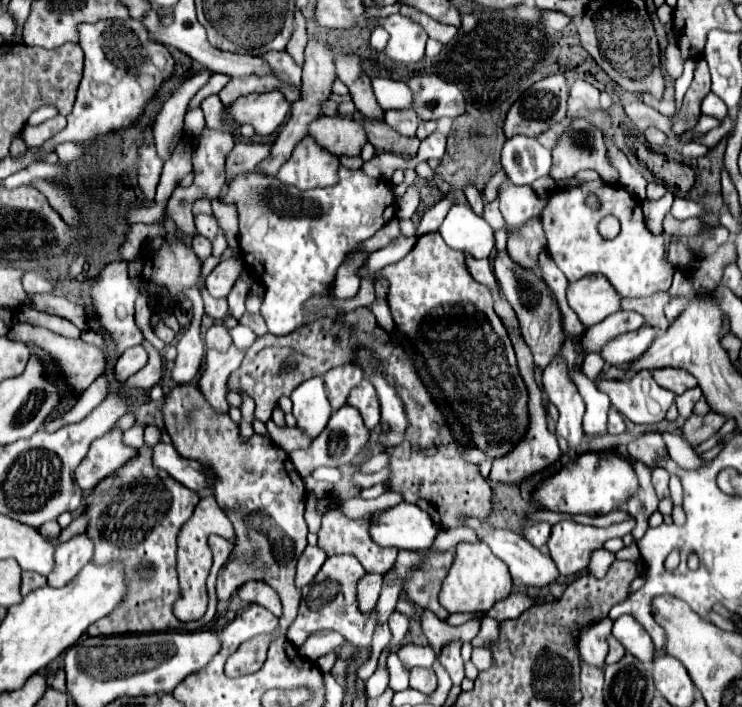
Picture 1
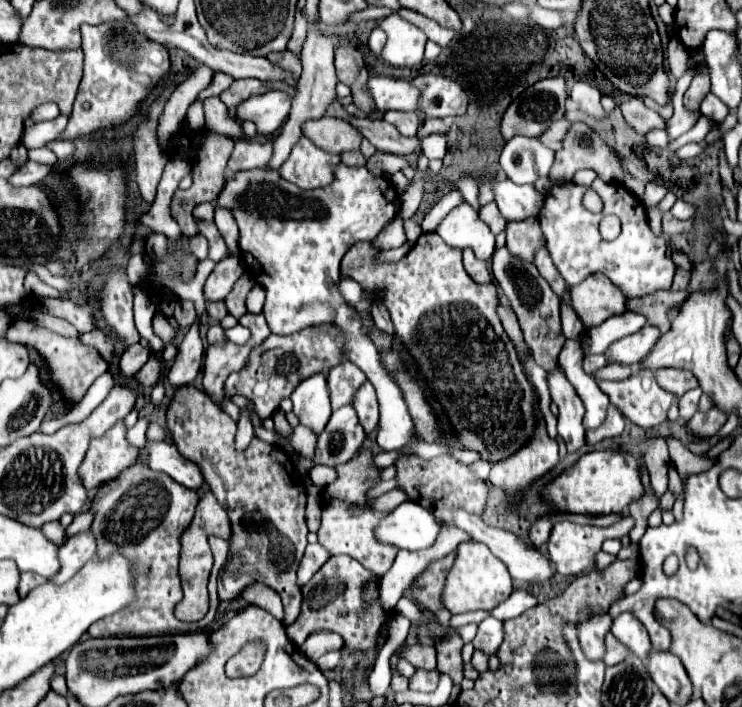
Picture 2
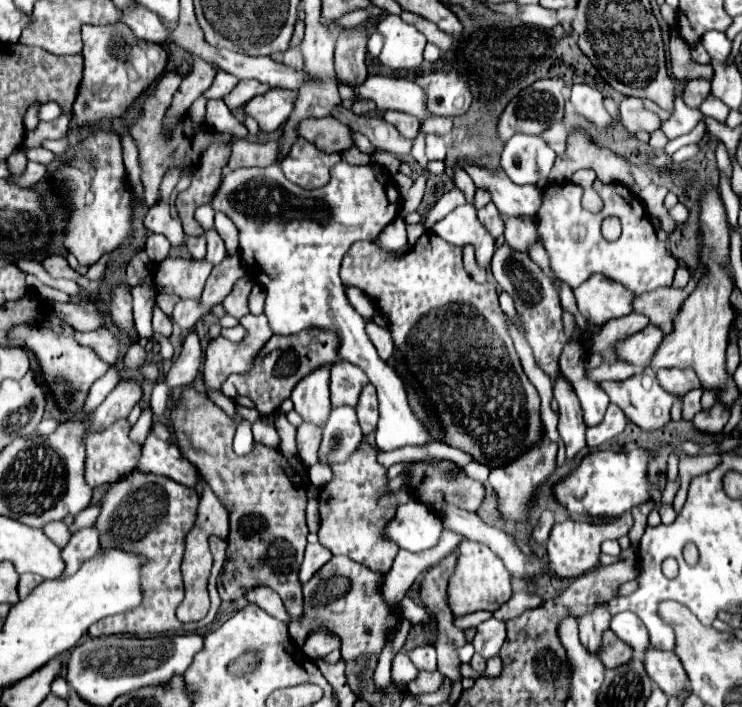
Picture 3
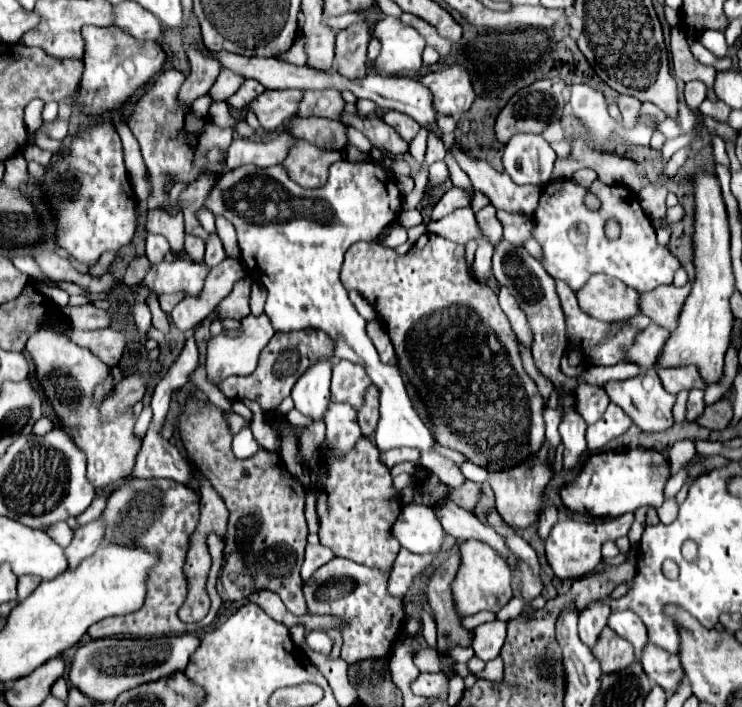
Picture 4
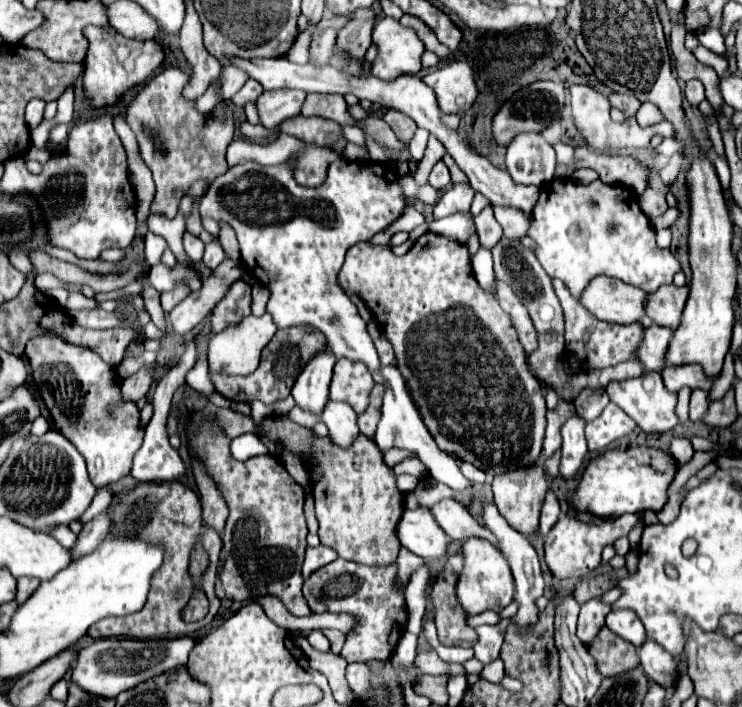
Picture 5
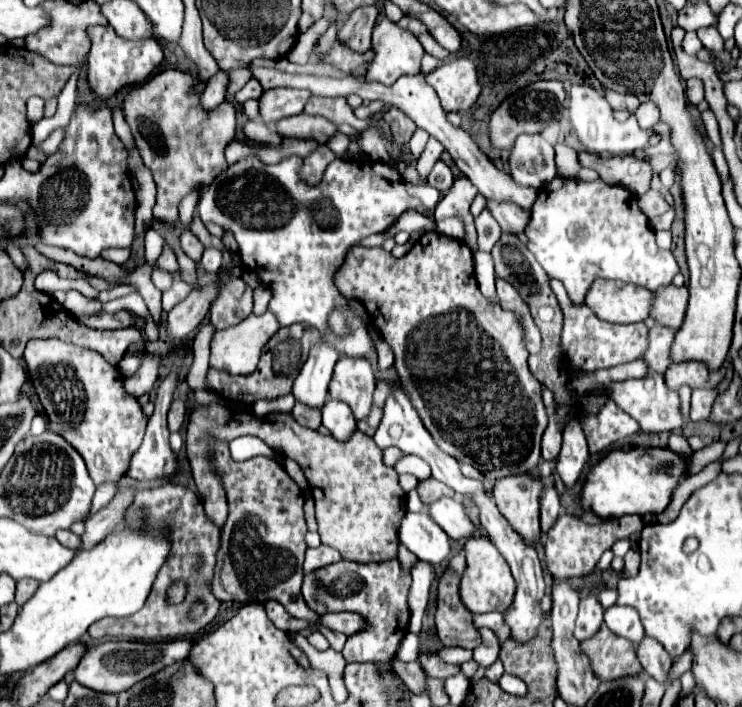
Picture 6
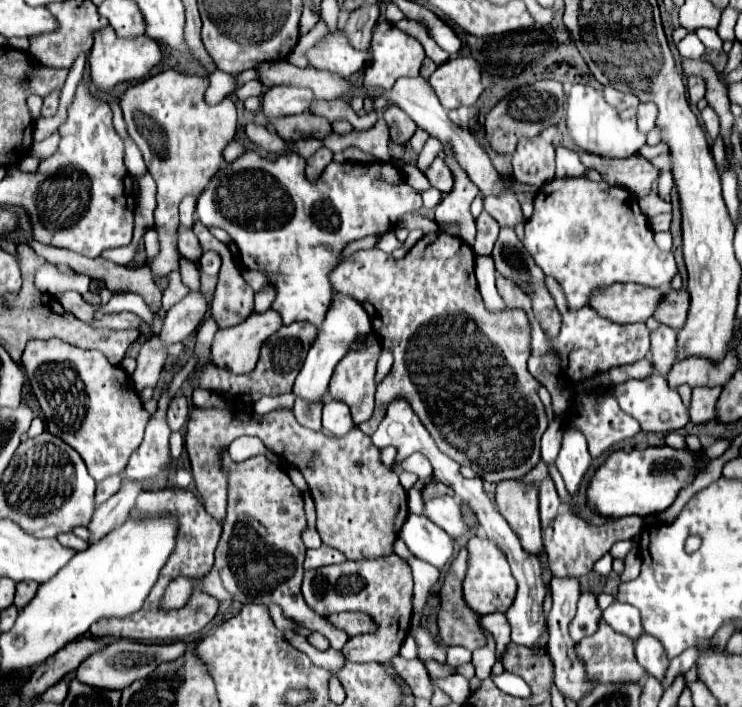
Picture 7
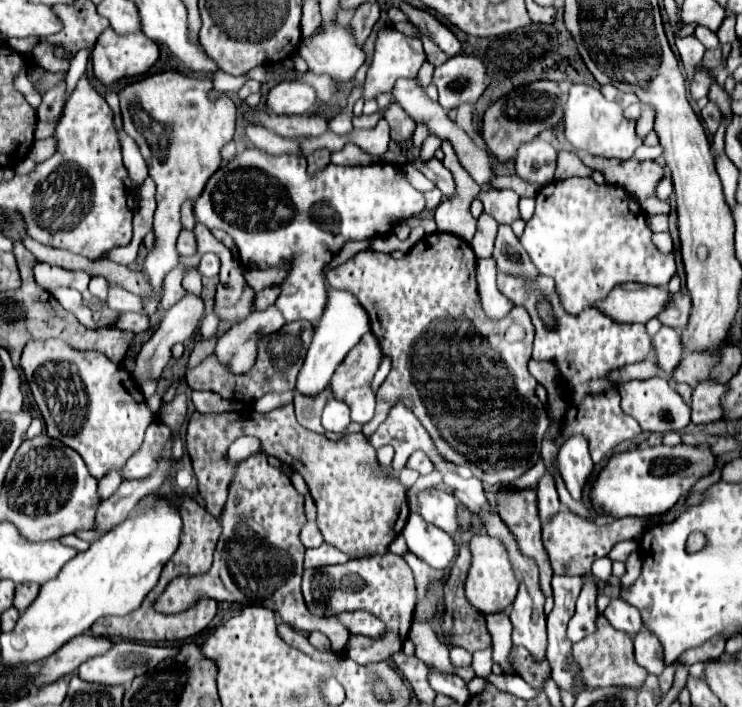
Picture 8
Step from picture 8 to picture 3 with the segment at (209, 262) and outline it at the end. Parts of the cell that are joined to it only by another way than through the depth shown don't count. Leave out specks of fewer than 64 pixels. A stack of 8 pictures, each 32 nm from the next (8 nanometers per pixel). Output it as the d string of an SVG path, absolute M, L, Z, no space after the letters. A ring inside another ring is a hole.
M214 228L206 230L204 236L206 236L206 240L208 240L206 260L212 262L212 264L220 264L220 262L228 256L228 252L226 252L226 248L224 248L224 240L218 236L218 232L216 232Z

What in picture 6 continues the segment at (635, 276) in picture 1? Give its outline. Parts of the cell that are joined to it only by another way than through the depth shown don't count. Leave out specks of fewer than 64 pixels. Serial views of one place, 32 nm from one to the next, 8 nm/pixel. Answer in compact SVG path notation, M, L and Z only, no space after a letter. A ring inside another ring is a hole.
M554 178L552 182L544 184L544 188L540 188L538 192L536 204L532 206L526 236L530 240L528 250L536 256L536 260L550 278L558 278L564 282L570 298L576 304L582 304L582 298L596 278L622 280L656 292L660 286L668 286L676 272L680 272L672 252L660 250L656 246L654 230L648 218L638 208L636 196L632 196L632 192L628 192L626 188L610 186L602 180L582 182L576 178Z

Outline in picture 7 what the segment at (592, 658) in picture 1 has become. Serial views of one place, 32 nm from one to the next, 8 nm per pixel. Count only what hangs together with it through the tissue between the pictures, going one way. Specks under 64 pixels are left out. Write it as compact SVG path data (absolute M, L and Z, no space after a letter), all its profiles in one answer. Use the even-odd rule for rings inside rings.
M592 590L582 592L580 602L578 602L578 614L570 626L570 636L574 640L582 640L586 636L590 636L592 632L596 632L598 624L602 620L602 610L596 602L596 594Z

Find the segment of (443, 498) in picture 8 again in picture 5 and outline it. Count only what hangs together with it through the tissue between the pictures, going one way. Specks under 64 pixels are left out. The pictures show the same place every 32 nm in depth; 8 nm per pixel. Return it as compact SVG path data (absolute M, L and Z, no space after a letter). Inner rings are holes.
M444 498L442 502L438 502L436 506L432 506L432 514L436 518L436 522L442 526L442 530L452 538L452 540L468 540L468 538L482 538L488 540L490 544L496 544L496 536L492 536L492 532L488 532L488 528L484 528L484 524L480 524L464 506L460 506L454 498Z

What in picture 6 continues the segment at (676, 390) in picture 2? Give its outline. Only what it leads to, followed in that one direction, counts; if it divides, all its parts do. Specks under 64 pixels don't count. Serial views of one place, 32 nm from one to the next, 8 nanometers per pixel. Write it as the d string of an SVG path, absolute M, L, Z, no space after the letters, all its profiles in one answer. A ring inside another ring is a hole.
M682 362L670 364L668 372L664 372L664 380L672 390L678 390L684 384L690 388L714 388L724 378L724 372L724 366L718 372L710 372L702 362Z

